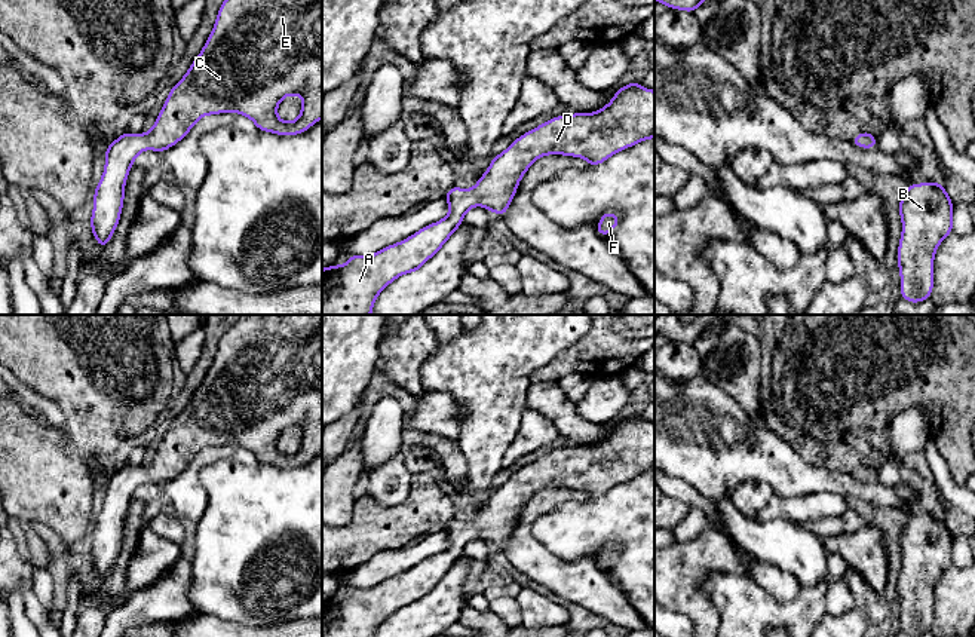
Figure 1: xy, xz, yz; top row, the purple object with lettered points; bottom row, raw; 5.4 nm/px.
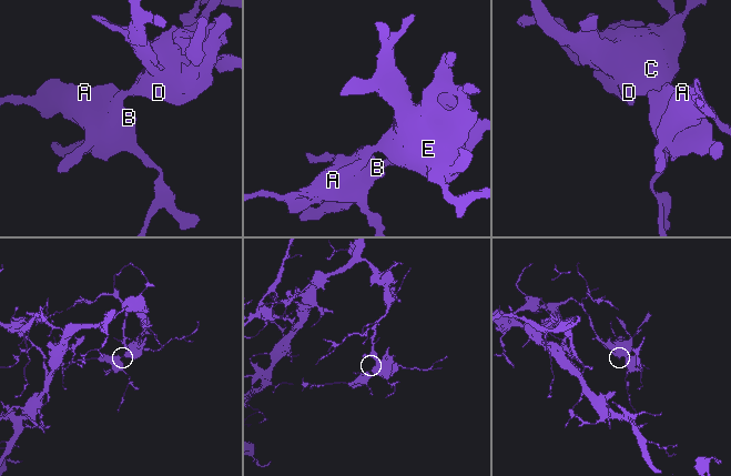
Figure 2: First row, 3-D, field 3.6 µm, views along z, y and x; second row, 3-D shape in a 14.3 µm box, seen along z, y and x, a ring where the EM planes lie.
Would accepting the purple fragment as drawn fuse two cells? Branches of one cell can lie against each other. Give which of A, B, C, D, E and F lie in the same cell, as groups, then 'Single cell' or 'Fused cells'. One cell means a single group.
Groups: A B C D E F. Single cell

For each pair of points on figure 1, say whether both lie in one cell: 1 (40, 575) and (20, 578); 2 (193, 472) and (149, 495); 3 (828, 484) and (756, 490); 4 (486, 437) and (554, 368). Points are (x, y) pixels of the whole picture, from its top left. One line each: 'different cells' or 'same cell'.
1: different cells
2: different cells
3: different cells
4: different cells

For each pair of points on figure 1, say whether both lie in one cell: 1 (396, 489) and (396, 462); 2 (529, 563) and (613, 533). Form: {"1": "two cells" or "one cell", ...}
{"1": "one cell", "2": "two cells"}

